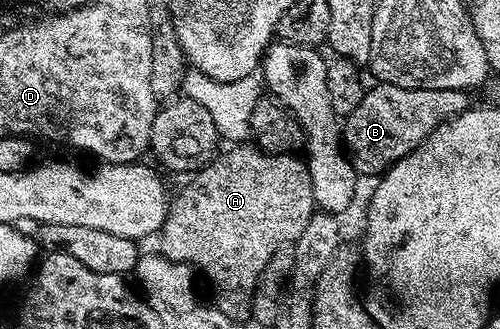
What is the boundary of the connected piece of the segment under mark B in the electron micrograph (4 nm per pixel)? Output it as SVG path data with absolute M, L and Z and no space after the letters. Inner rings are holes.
M376 83L368 87L361 103L357 105L357 110L350 112L342 121L343 147L360 177L382 177L388 168L392 168L398 160L405 158L414 148L427 141L427 136L433 134L435 124L443 124L446 120L460 116L473 104L473 100L467 97L470 95L457 88L434 93L433 99L427 94L420 95L423 96L419 100L420 124L411 128L411 108L407 105L407 96L409 92L406 88L396 84Z

